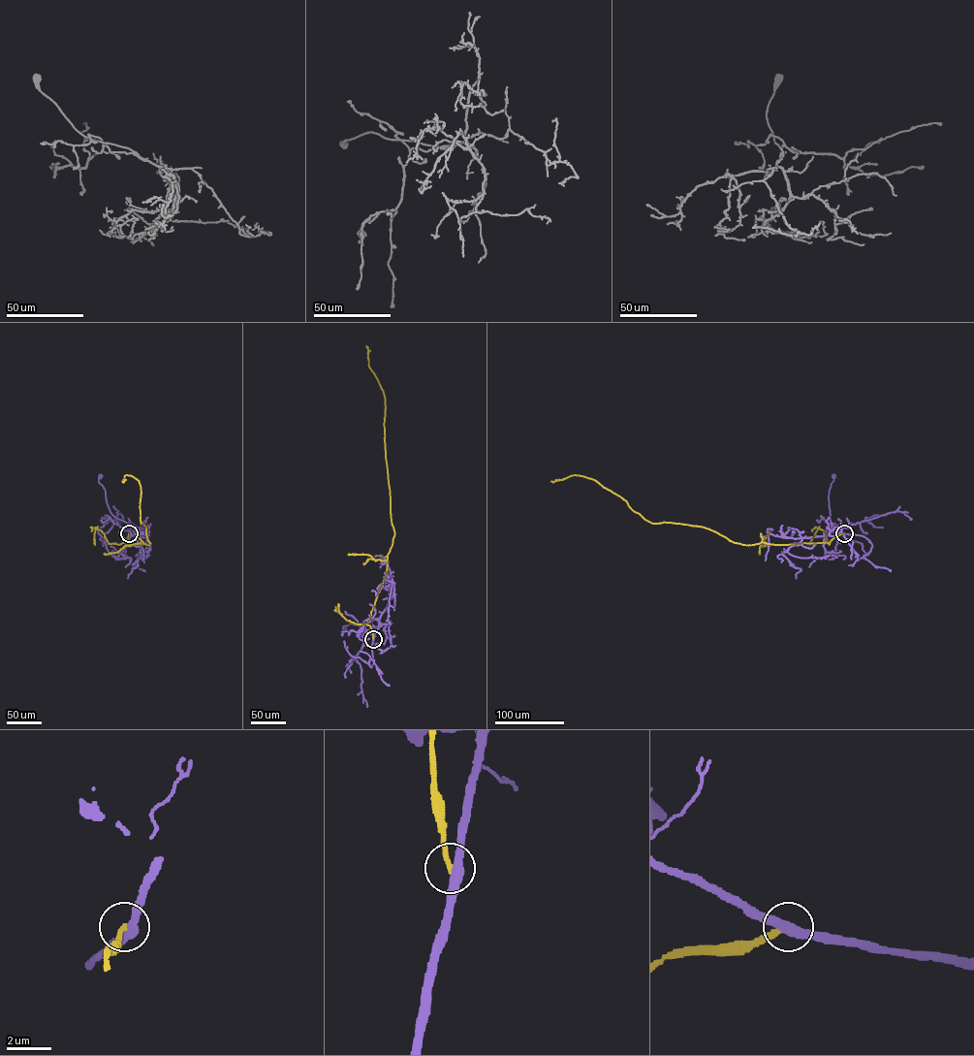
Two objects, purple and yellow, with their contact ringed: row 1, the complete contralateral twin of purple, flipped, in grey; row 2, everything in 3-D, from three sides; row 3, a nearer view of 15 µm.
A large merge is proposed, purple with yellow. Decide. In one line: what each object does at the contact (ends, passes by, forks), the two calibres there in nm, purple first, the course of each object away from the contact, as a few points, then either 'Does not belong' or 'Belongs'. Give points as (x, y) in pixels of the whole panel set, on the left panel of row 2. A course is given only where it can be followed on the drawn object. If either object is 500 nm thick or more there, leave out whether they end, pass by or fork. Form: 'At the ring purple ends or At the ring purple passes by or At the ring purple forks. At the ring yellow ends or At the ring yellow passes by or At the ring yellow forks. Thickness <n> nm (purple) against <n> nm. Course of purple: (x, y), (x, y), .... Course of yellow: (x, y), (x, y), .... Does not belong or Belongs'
At the ring purple passes by. At the ring yellow ends. Thickness 420 nm (purple) against 260 nm. Course of purple: (129, 533), (137, 531), (110, 512), (105, 491), (98, 481), (100, 476). Course of yellow: (129, 533), (122, 543), (150, 543), (145, 526), (140, 520), (139, 481), (127, 475), (122, 481). Does not belong

